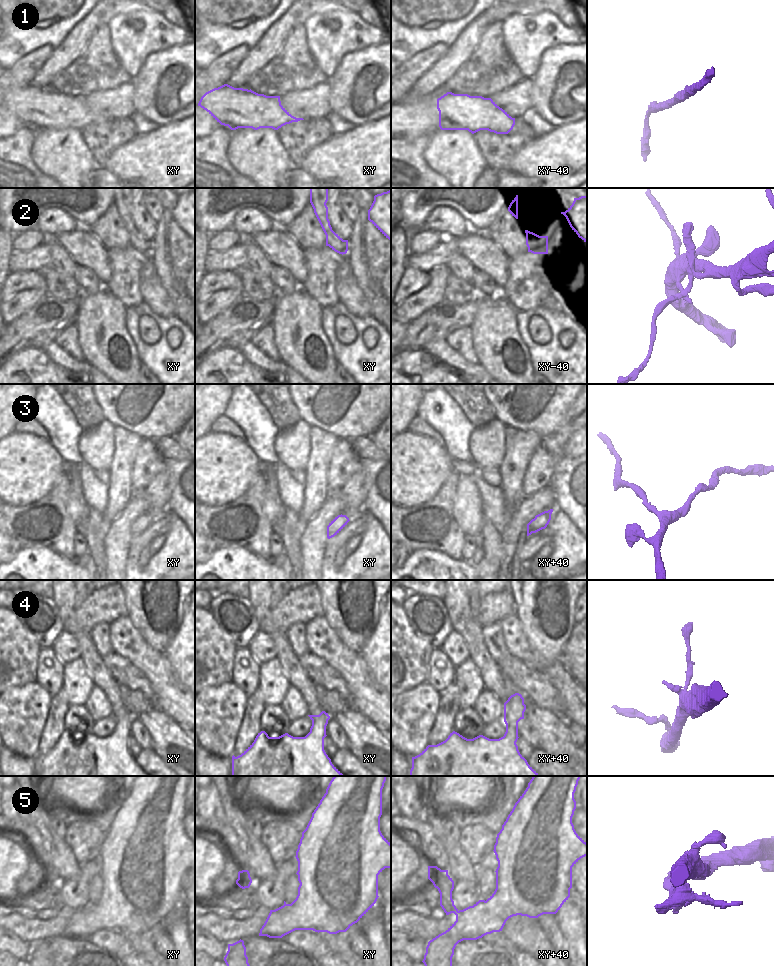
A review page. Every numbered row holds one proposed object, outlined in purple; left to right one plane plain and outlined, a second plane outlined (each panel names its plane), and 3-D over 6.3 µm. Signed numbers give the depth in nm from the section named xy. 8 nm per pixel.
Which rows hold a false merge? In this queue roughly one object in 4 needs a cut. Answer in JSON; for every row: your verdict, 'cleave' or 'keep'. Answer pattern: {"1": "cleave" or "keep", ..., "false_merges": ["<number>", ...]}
{"1": "keep", "2": "cleave", "3": "keep", "4": "keep", "5": "cleave", "false_merges": ["2", "5"]}

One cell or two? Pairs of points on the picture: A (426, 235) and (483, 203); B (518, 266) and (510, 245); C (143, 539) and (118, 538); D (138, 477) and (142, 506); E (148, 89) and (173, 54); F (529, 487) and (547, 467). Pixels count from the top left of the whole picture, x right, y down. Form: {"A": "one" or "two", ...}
{"A": "two", "B": "two", "C": "two", "D": "two", "E": "one", "F": "one"}

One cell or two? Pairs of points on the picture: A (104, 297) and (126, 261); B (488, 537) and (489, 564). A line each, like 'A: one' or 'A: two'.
A: two
B: one

